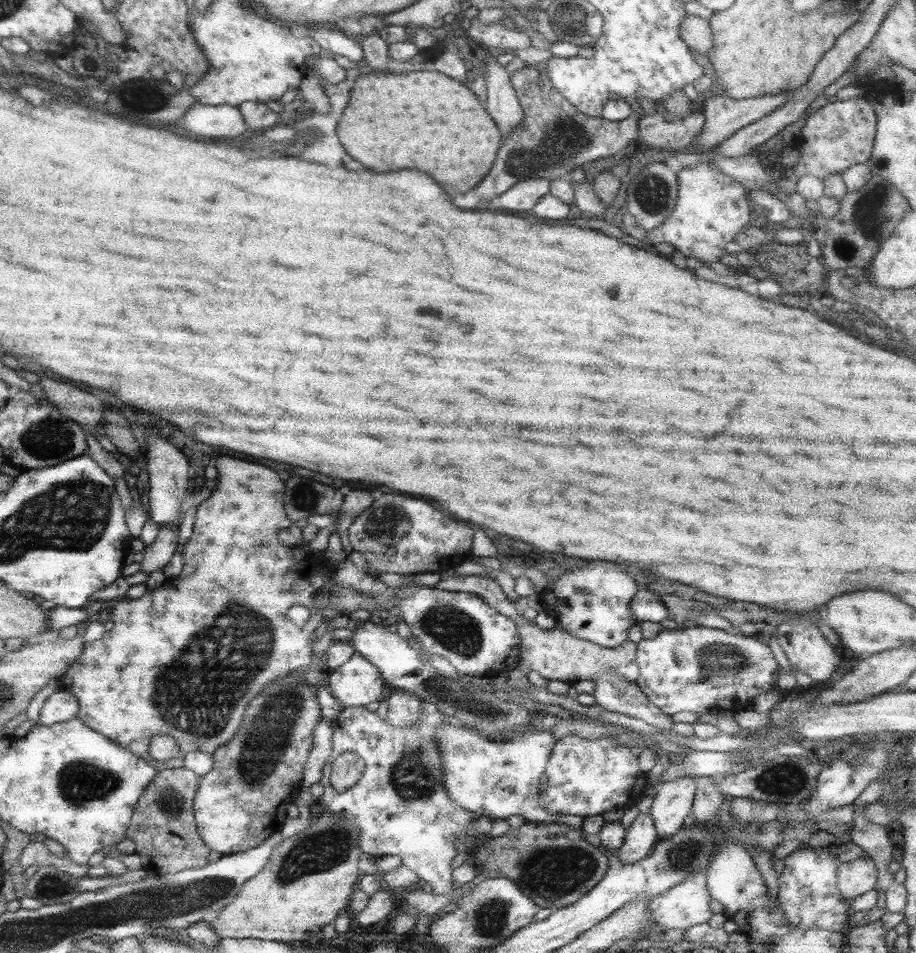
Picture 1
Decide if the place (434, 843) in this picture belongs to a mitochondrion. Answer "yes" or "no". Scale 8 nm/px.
no

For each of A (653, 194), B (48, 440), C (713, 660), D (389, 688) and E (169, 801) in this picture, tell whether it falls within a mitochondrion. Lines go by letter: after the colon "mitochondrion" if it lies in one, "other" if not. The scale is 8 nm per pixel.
A: mitochondrion
B: mitochondrion
C: mitochondrion
D: other
E: mitochondrion

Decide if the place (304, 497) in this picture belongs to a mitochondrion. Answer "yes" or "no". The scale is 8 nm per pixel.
yes

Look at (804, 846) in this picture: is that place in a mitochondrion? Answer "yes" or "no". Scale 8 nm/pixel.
no

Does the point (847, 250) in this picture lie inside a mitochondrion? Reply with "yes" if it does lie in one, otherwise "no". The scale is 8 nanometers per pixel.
yes

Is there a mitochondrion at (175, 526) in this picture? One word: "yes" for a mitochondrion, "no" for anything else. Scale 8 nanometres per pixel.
no

